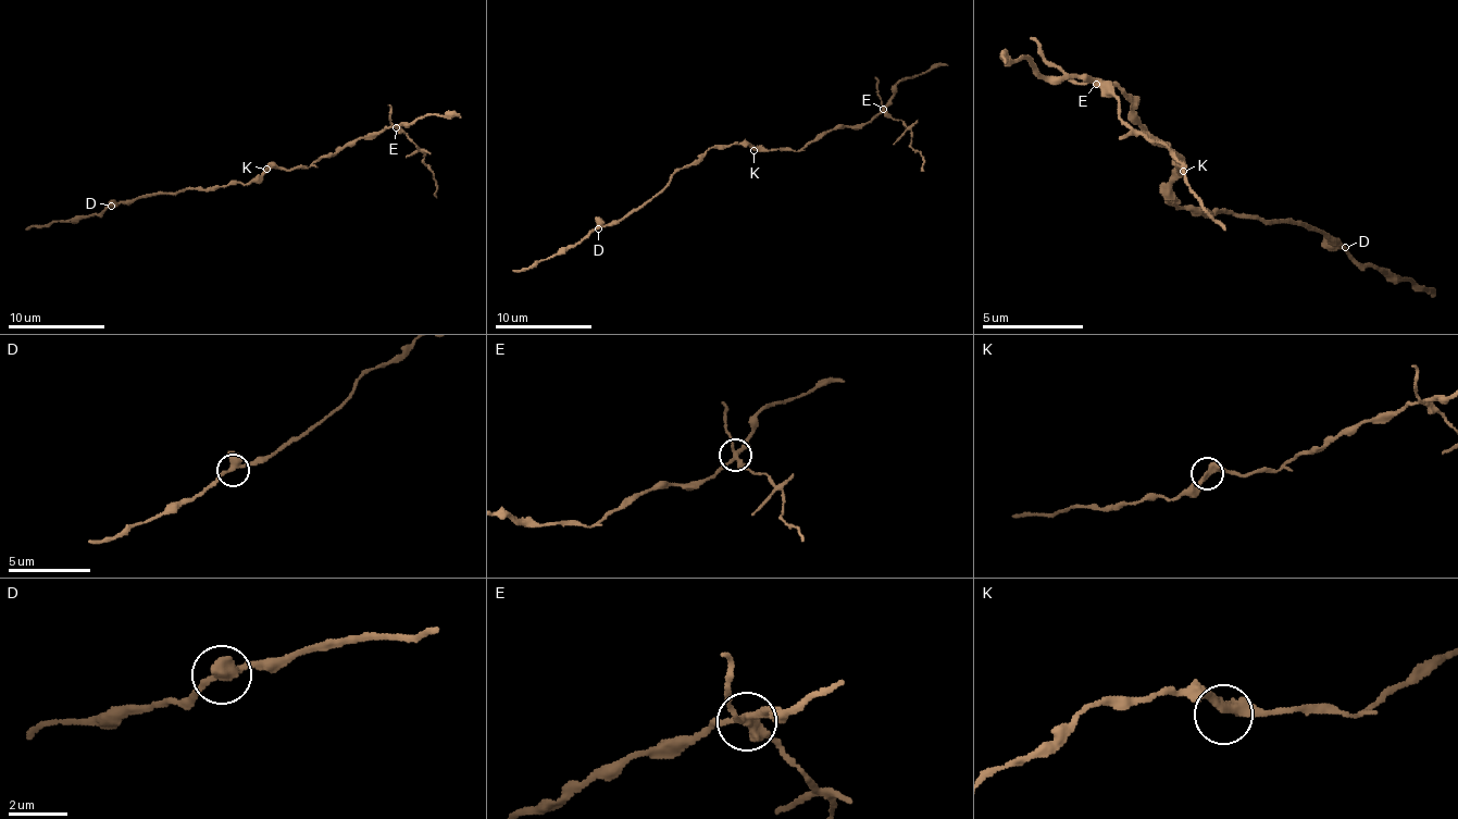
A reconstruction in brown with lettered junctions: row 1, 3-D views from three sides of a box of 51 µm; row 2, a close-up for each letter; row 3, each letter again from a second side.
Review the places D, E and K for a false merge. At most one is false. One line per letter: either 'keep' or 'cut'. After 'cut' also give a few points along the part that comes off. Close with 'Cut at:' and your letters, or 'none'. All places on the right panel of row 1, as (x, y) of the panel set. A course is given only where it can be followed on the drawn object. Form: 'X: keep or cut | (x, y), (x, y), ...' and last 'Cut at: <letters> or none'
D: keep
E: cut | (1097, 85), (1118, 100), (1118, 115), (1183, 165), (1188, 191), (1223, 232)
K: keep
Cut at: E

